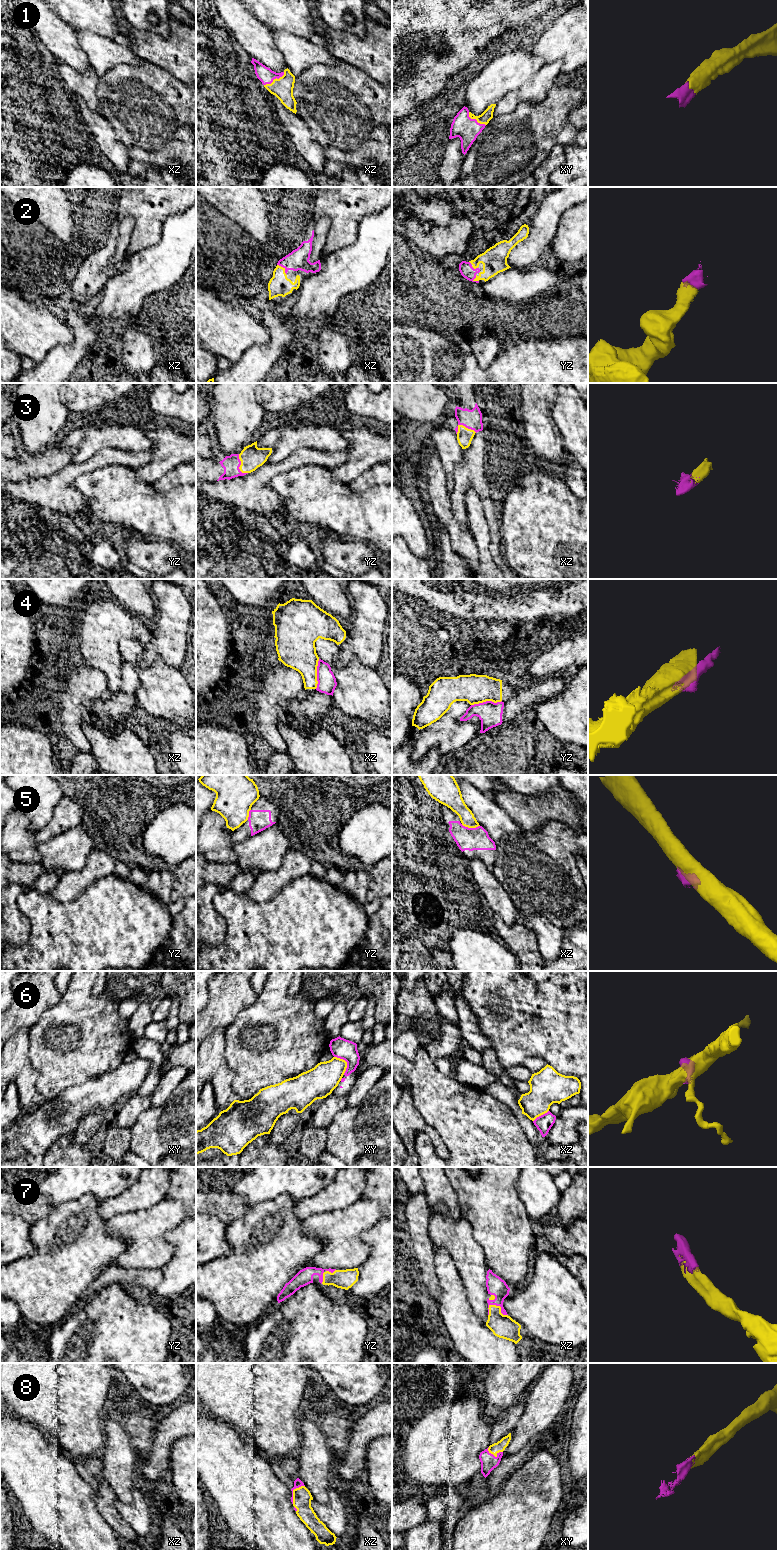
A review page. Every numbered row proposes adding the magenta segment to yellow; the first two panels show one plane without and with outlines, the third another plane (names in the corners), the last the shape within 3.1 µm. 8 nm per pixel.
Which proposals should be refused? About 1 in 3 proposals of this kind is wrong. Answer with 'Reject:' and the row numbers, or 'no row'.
Reject: 4, 5, 6

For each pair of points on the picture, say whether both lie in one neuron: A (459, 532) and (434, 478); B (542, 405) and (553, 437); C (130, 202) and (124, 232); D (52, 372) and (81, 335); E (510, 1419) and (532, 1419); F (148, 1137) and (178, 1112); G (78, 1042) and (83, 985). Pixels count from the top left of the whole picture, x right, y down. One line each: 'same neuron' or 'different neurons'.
A: same neuron
B: same neuron
C: different neurons
D: same neuron
E: different neurons
F: same neuron
G: same neuron

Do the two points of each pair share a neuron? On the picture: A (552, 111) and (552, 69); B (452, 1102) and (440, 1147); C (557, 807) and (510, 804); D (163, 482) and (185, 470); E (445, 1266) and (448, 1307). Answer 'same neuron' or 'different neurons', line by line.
A: different neurons
B: different neurons
C: same neuron
D: same neuron
E: same neuron

